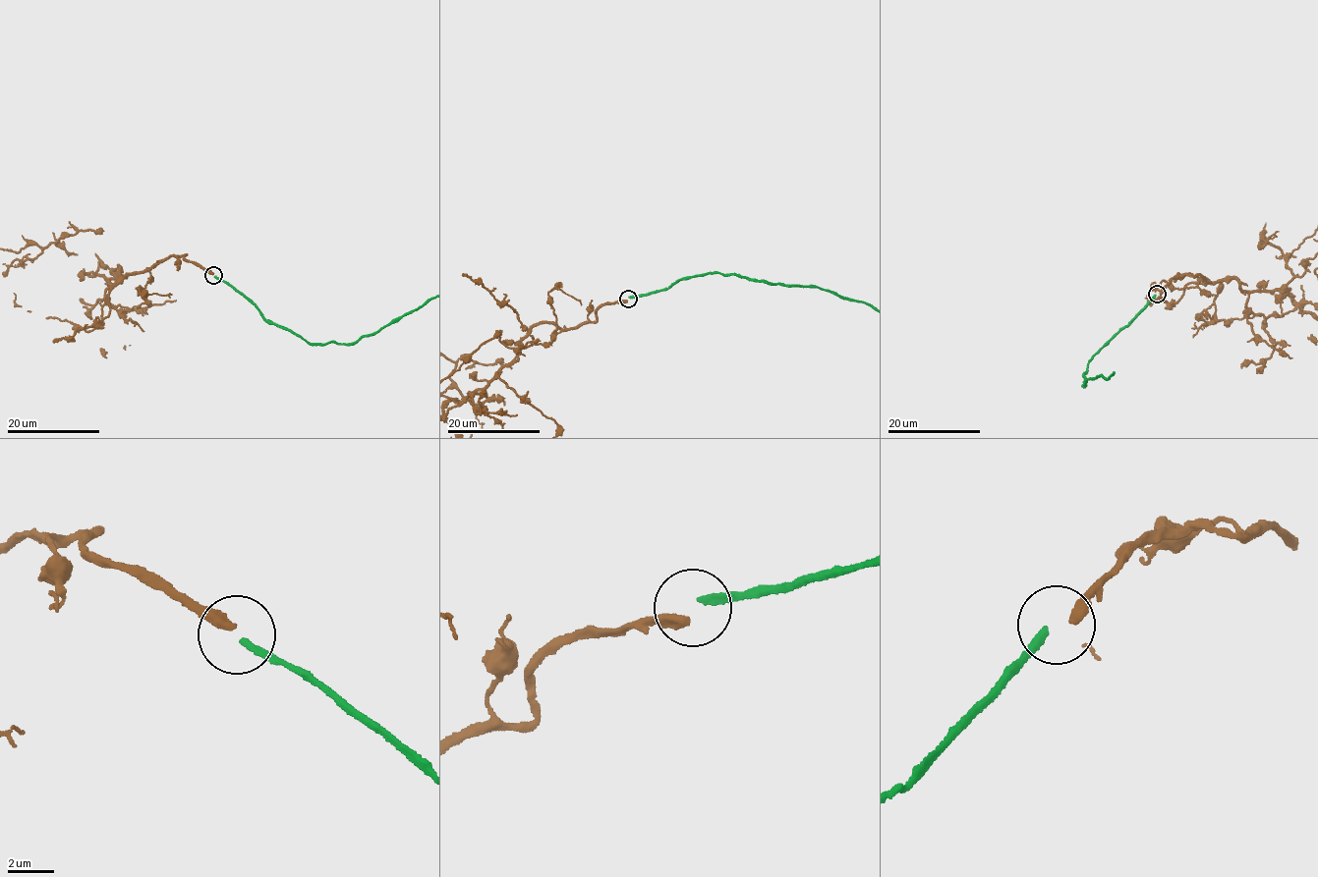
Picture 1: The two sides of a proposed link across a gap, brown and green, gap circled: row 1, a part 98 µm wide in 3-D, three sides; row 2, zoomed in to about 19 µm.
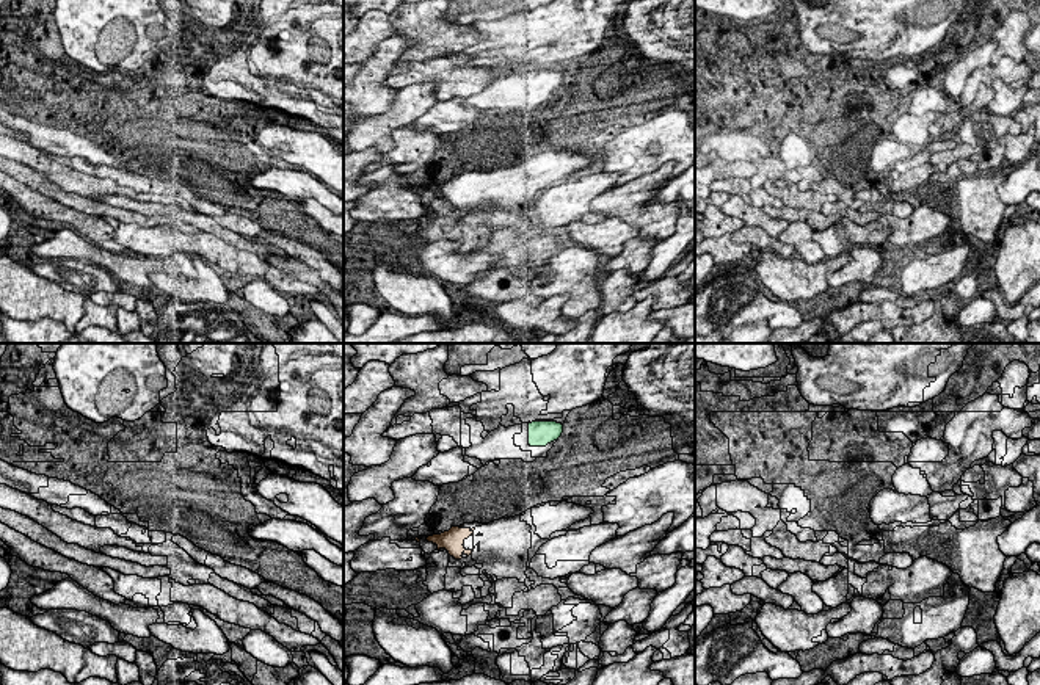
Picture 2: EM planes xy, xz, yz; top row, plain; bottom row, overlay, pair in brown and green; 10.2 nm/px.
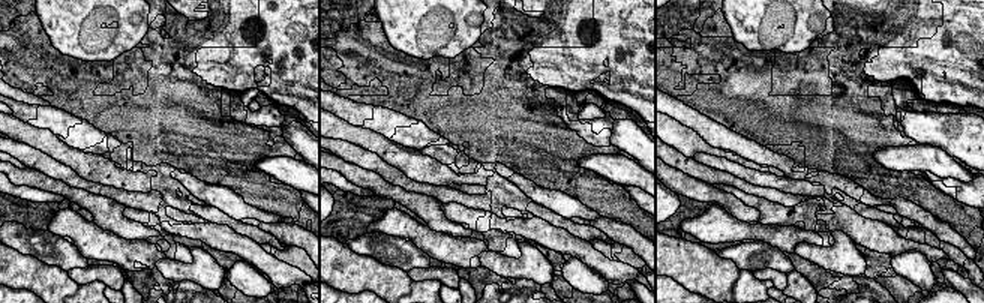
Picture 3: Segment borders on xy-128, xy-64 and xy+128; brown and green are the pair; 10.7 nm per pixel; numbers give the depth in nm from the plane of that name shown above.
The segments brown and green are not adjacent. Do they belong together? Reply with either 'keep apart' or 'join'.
keep apart

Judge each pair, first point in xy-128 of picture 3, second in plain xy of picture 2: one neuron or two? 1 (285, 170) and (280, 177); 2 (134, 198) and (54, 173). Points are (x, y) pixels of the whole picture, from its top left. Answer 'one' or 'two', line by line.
1: one
2: two

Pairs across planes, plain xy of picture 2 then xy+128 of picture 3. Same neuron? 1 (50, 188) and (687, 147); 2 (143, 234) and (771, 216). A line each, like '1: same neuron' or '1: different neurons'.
1: different neurons
2: same neuron

